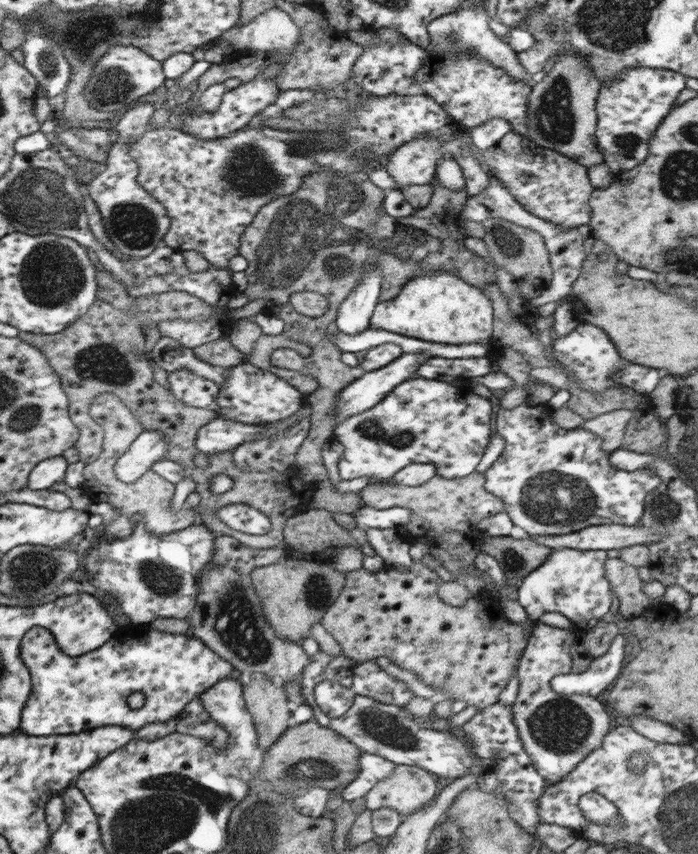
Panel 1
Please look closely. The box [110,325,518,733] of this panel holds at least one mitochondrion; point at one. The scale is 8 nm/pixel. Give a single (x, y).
(232, 614)

